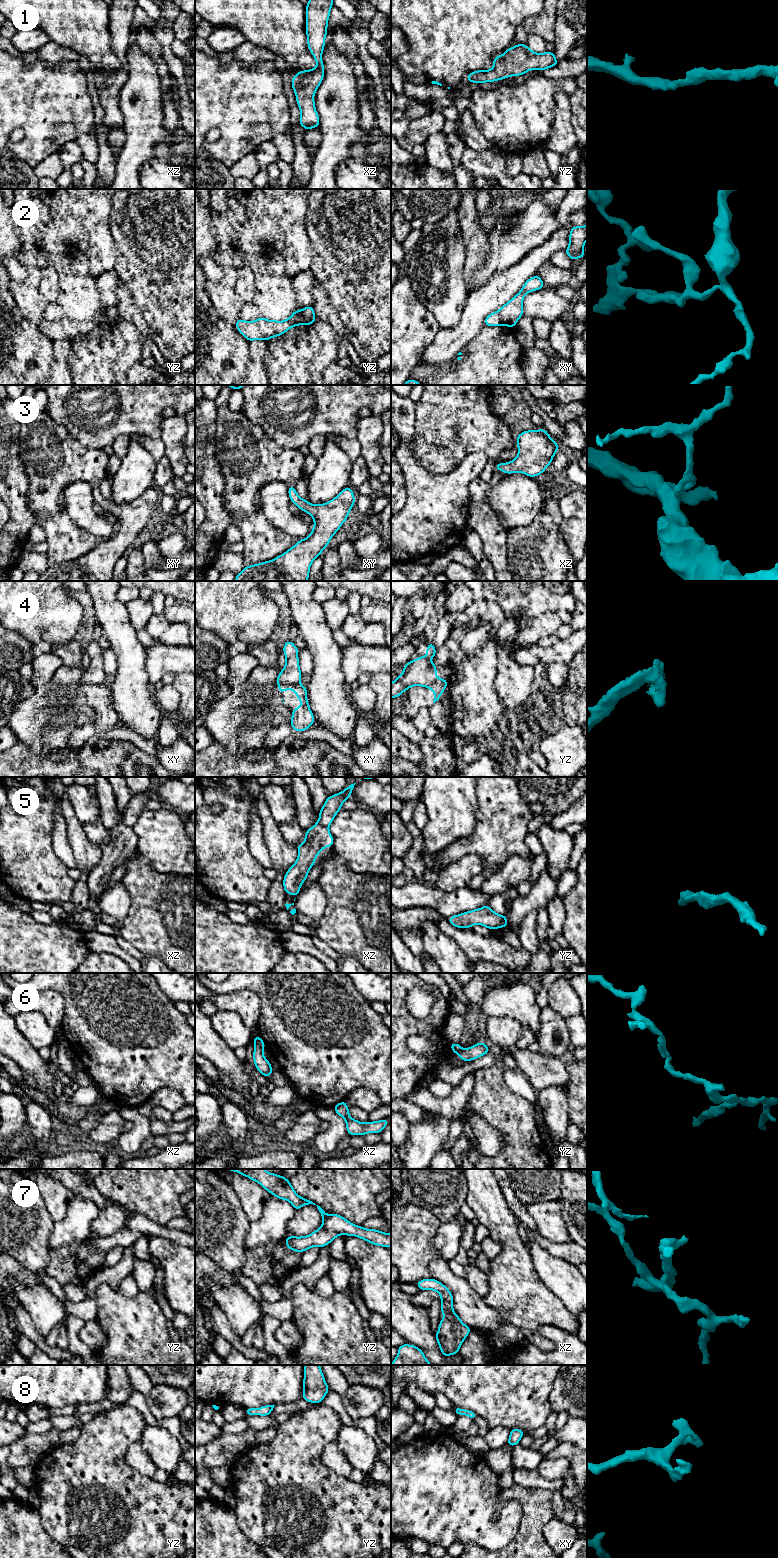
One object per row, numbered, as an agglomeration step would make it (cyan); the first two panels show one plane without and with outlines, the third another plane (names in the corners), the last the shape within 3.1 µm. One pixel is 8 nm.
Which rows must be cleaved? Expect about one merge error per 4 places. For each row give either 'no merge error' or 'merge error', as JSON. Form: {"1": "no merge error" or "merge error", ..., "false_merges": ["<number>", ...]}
{"1": "no merge error", "2": "merge error", "3": "no merge error", "4": "merge error", "5": "no merge error", "6": "merge error", "7": "merge error", "8": "no merge error", "false_merges": ["2", "4", "6", "7"]}

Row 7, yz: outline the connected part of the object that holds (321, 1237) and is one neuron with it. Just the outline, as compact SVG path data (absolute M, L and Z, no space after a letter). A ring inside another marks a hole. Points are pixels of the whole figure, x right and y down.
M323 1226L315 1230L308 1236L287 1236L285 1238L285 1245L295 1252L303 1253L309 1248L322 1248L330 1244L339 1234L334 1231L328 1231Z

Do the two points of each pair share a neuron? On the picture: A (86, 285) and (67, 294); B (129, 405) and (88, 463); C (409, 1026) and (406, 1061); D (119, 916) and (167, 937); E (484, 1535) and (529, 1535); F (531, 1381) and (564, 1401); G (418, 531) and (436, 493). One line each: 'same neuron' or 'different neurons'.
A: same neuron
B: different neurons
C: same neuron
D: different neurons
E: different neurons
F: different neurons
G: same neuron

